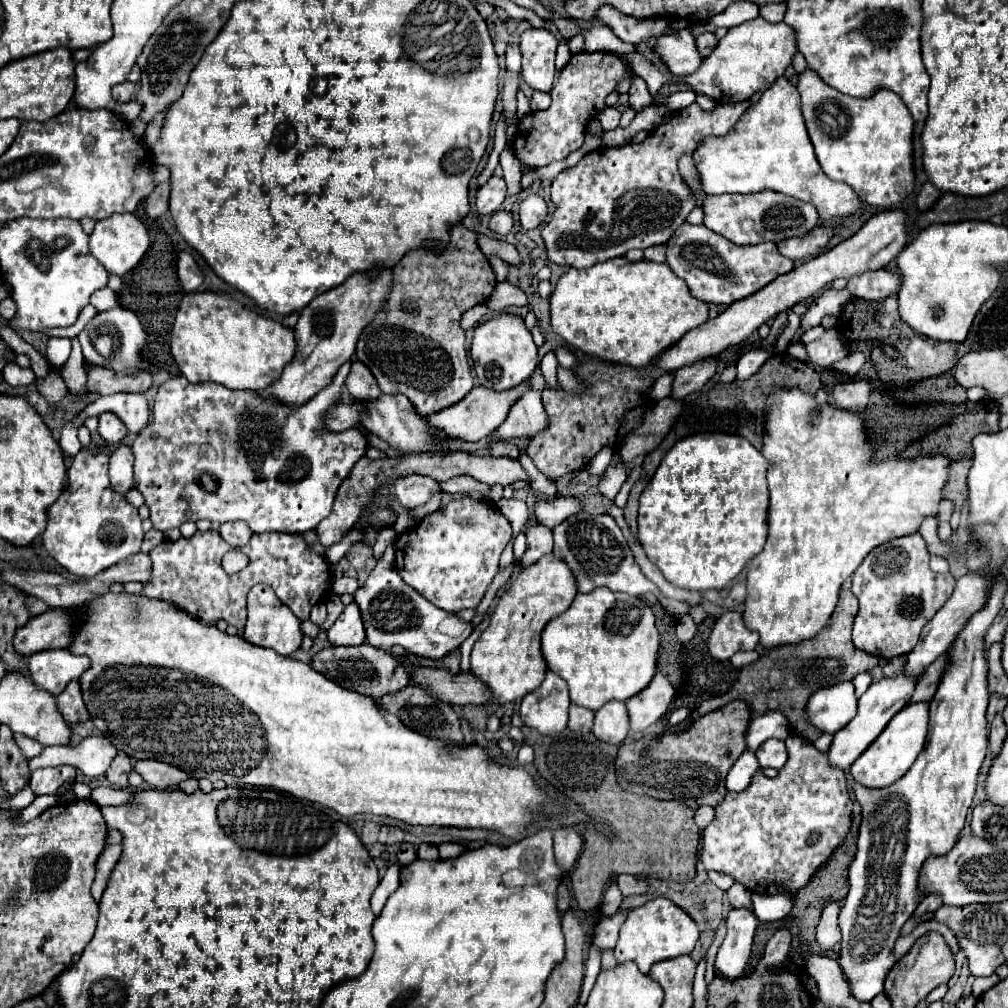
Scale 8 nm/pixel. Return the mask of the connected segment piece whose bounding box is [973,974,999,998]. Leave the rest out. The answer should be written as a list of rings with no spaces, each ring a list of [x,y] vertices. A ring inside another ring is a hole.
[[[991,974],[991,976],[985,976],[985,978],[975,978],[975,982],[973,982],[973,996],[979,998],[983,992],[987,992],[997,982],[999,982],[997,974]]]

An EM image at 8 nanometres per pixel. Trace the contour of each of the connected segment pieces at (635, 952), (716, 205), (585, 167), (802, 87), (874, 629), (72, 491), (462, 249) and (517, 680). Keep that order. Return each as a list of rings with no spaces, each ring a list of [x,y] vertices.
[[[655,898],[629,912],[627,922],[623,924],[623,928],[619,932],[619,940],[615,946],[615,958],[617,958],[617,962],[631,960],[639,966],[639,970],[643,974],[647,974],[655,962],[691,954],[697,940],[699,940],[697,922],[671,900]]]
[[[779,192],[707,196],[703,202],[703,210],[705,210],[703,224],[735,244],[761,244],[761,242],[779,244],[787,238],[803,236],[805,232],[811,232],[819,224],[817,210],[811,204],[805,204],[791,196],[781,196]]]
[[[691,104],[683,110],[671,112],[671,116],[653,128],[649,136],[639,144],[625,144],[619,148],[599,148],[579,160],[577,166],[565,168],[553,178],[551,200],[557,206],[553,218],[543,228],[543,240],[549,260],[555,264],[567,264],[573,268],[587,268],[595,262],[625,256],[633,248],[649,248],[655,244],[667,244],[677,228],[687,222],[689,212],[697,206],[693,190],[687,186],[679,172],[679,158],[683,154],[693,156],[699,144],[709,136],[725,136],[733,130],[739,116],[749,108],[745,104],[717,104],[715,110],[701,110]]]
[[[811,68],[799,74],[797,90],[817,160],[831,180],[849,184],[865,204],[877,208],[893,208],[913,192],[913,118],[897,94],[879,88],[869,98],[845,96],[827,86]]]
[[[919,532],[901,536],[901,538],[893,538],[881,546],[877,546],[861,562],[861,566],[857,568],[857,572],[853,574],[851,580],[853,580],[851,590],[859,600],[859,612],[853,622],[853,644],[871,656],[877,656],[879,660],[891,660],[895,656],[909,654],[915,648],[915,644],[919,642],[923,626],[949,600],[949,596],[953,594],[953,588],[955,588],[955,578],[949,572],[937,574],[929,568],[929,550]]]
[[[81,450],[67,470],[65,490],[47,510],[47,528],[41,544],[55,562],[79,578],[93,578],[117,562],[135,556],[143,540],[137,508],[123,494],[113,492],[107,478],[107,464],[107,454]]]
[[[457,222],[457,224],[453,224],[453,226],[449,228],[449,236],[451,236],[451,238],[449,238],[449,242],[447,242],[443,248],[425,244],[425,246],[419,246],[419,248],[409,250],[409,252],[401,258],[401,262],[395,266],[395,286],[393,286],[393,292],[391,292],[391,296],[389,296],[385,308],[379,312],[379,316],[363,330],[363,334],[361,334],[359,342],[357,342],[357,352],[355,352],[357,360],[363,362],[365,366],[369,366],[369,370],[371,370],[373,376],[377,378],[379,388],[381,388],[383,394],[399,394],[399,392],[405,394],[421,414],[435,414],[435,412],[439,412],[439,410],[445,410],[445,408],[449,408],[449,406],[461,402],[461,400],[469,394],[469,390],[473,390],[473,386],[475,386],[475,384],[473,384],[473,374],[471,374],[471,370],[469,370],[467,356],[465,356],[465,332],[459,328],[459,320],[461,320],[461,316],[463,316],[465,310],[469,310],[469,308],[473,308],[473,306],[477,306],[477,304],[485,304],[487,298],[491,296],[493,288],[495,288],[495,282],[497,282],[497,280],[495,280],[495,274],[493,274],[493,270],[491,270],[491,266],[489,266],[489,262],[487,262],[487,258],[481,256],[481,250],[475,246],[475,232],[467,230],[463,222]]]
[[[553,554],[543,556],[531,568],[523,568],[519,578],[513,580],[511,588],[499,598],[499,604],[497,604],[495,612],[491,614],[491,622],[489,622],[487,630],[475,642],[475,646],[471,650],[471,658],[469,658],[469,662],[471,662],[469,672],[491,690],[489,704],[505,706],[507,702],[515,702],[515,700],[523,698],[525,694],[533,692],[533,688],[537,688],[543,682],[547,668],[545,668],[545,662],[541,660],[541,630],[545,628],[545,624],[549,620],[563,614],[571,606],[575,596],[577,596],[577,586],[575,586],[573,574],[569,572],[569,566],[561,560],[557,560]]]

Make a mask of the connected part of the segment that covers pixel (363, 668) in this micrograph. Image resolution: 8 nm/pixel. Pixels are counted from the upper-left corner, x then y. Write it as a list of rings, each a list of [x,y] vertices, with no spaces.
[[[369,644],[329,646],[313,656],[311,668],[317,670],[319,674],[331,678],[339,686],[359,692],[363,696],[371,696],[371,698],[381,698],[381,696],[385,696],[389,692],[397,692],[409,684],[409,670],[391,654],[381,652],[377,648],[373,650],[373,648],[369,648]]]

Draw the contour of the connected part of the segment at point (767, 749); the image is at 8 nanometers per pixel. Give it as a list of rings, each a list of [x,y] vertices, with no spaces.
[[[765,740],[765,744],[759,746],[757,750],[757,760],[761,768],[783,768],[787,760],[785,752],[785,742],[781,740]]]

